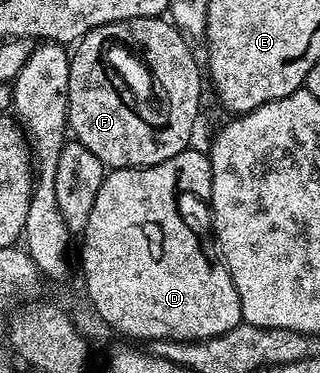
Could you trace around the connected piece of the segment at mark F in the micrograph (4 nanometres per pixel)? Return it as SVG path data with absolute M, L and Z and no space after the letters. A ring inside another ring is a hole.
M156 17L154 19L126 19L125 21L117 21L116 23L110 23L109 25L101 25L97 29L93 29L92 31L90 31L84 39L80 39L78 43L74 44L73 50L70 52L71 64L69 65L69 105L67 106L67 125L68 125L70 134L74 136L74 138L77 140L78 143L80 143L81 145L85 145L85 149L89 149L89 153L93 153L95 156L97 156L99 160L103 162L104 168L114 169L116 167L152 167L153 165L157 165L161 161L169 161L169 157L177 157L178 155L183 155L184 152L186 152L185 149L187 147L187 142L190 141L191 134L193 134L195 131L195 122L197 122L199 119L199 102L201 102L203 99L203 83L205 87L205 75L204 75L204 72L201 70L200 60L199 60L199 63L197 60L195 60L195 55L193 52L191 52L190 46L192 47L192 44L188 42L183 32L176 29L174 23L168 21L166 18L163 18L163 17ZM109 35L115 35L115 43L119 43L119 47L125 47L125 41L129 41L129 37L131 37L131 43L133 43L133 39L135 39L135 45L137 45L137 41L139 41L139 43L143 43L143 45L147 45L147 49L149 49L149 61L151 61L151 67L153 67L153 71L157 73L157 79L159 79L159 81L161 81L161 85L163 85L163 87L167 89L167 95L169 95L169 97L171 97L171 101L173 101L173 109L171 109L171 111L175 111L175 113L171 113L171 115L169 115L169 123L171 123L171 127L165 127L165 129L159 129L159 131L155 131L155 135L153 135L153 131L149 131L149 129L147 129L147 127L145 127L143 123L137 123L137 119L131 119L131 117L127 117L127 109L125 109L125 107L121 105L121 101L119 101L119 99L115 97L115 93L111 93L111 91L107 89L107 79L105 79L105 75L103 75L103 65L105 65L105 63L103 63L103 61L97 61L97 57L99 57L99 51L101 51L101 47L99 47L99 43L101 43L103 39L105 39L105 41L109 43Z

